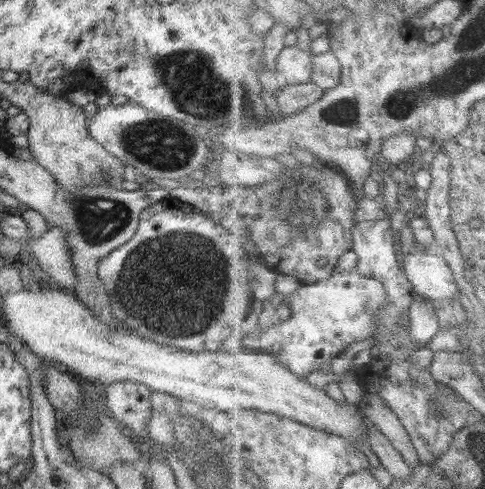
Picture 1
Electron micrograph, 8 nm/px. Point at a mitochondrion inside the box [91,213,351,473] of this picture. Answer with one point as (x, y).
(175, 289)

